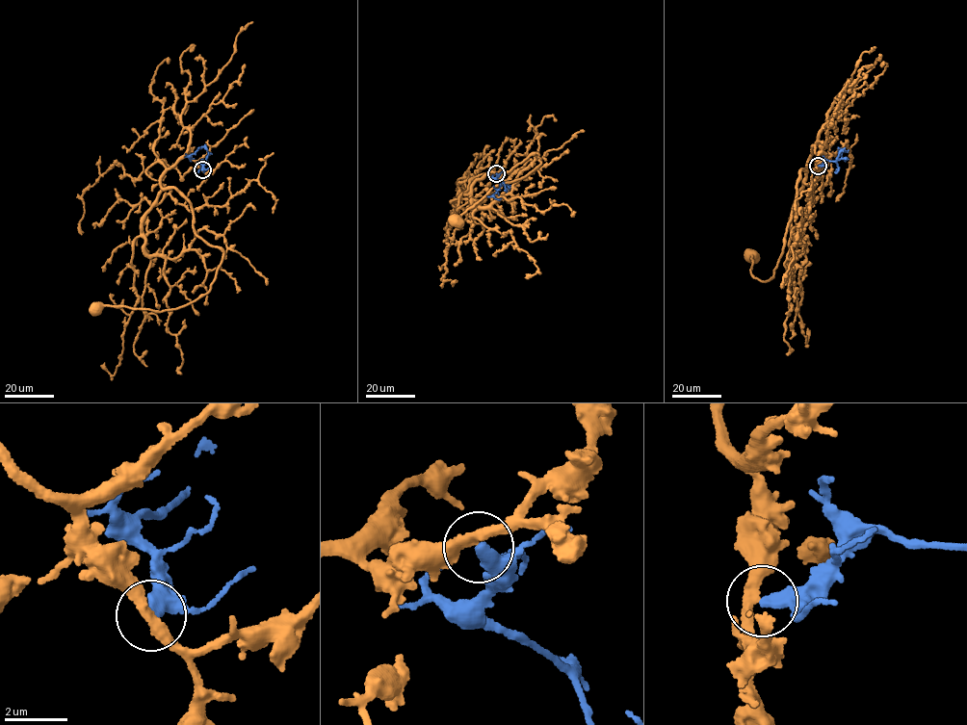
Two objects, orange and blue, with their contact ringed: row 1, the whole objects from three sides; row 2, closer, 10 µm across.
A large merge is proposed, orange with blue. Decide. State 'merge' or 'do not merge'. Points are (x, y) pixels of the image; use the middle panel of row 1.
do not merge

